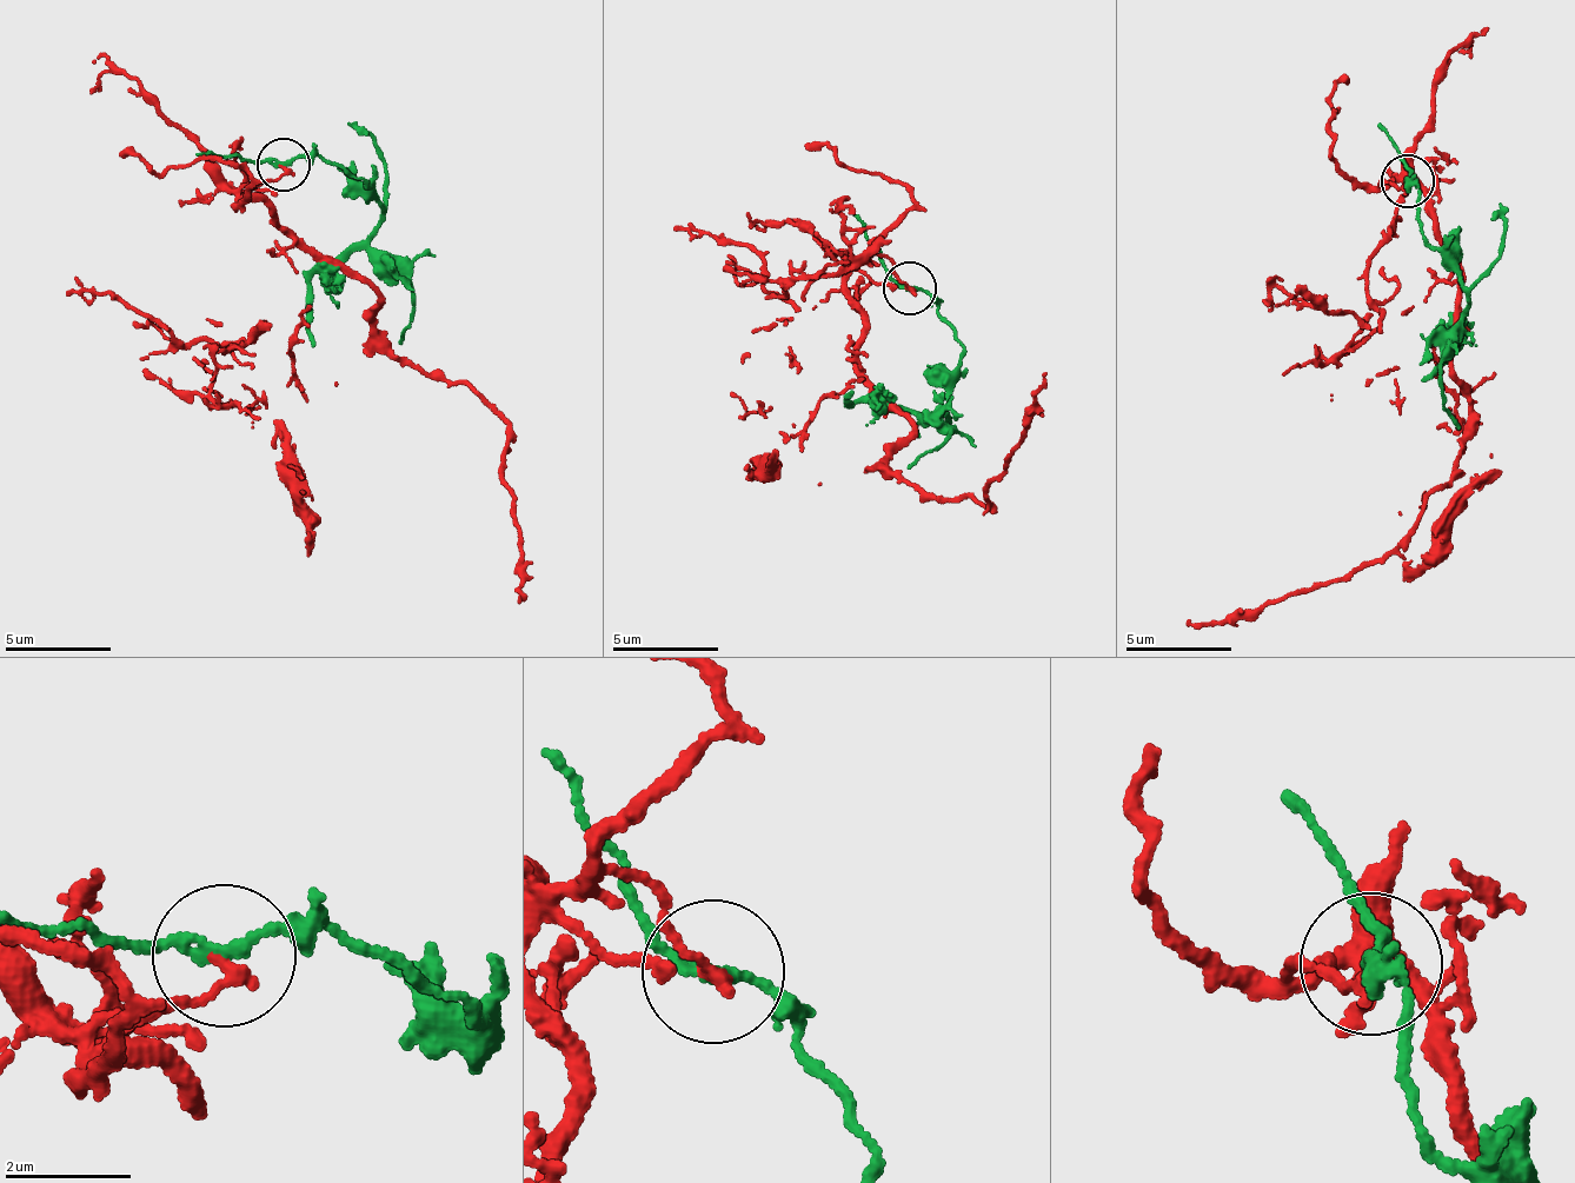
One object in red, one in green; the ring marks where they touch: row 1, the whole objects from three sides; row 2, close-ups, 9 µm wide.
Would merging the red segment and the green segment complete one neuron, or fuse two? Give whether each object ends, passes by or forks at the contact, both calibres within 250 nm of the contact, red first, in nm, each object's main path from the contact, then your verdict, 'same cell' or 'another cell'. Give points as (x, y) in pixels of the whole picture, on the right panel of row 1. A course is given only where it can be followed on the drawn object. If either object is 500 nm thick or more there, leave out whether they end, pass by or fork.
red ends there; green passes by; 200 nm thick on the red side, 140 nm on the other; red runs (1406, 181), (1380, 183), (1416, 184), (1459, 267), (1429, 341), (1461, 425), (1342, 366), (1381, 313), (1270, 311); green runs (1406, 181), (1416, 185), (1424, 239), (1468, 294), (1470, 307), (1463, 329), (1463, 347), (1421, 379); another cell

